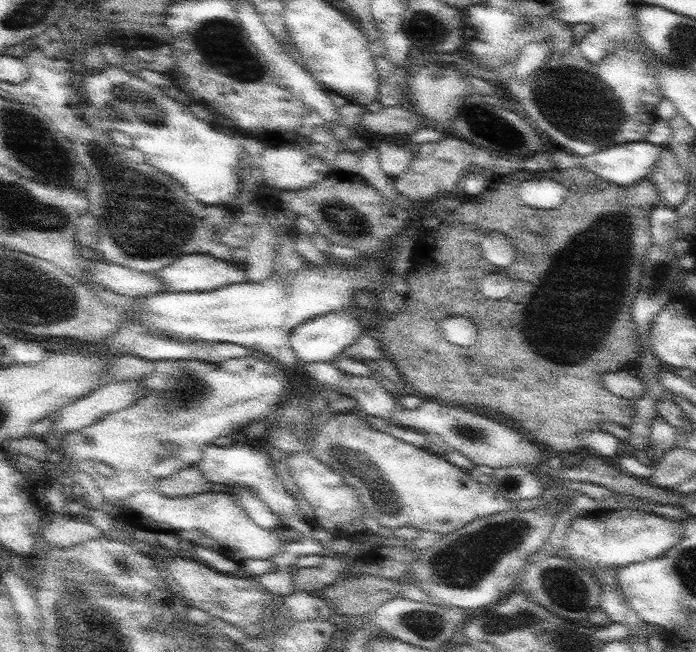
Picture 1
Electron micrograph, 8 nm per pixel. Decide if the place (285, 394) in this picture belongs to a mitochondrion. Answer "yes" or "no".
no

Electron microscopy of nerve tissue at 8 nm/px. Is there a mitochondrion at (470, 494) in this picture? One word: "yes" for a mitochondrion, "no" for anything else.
no

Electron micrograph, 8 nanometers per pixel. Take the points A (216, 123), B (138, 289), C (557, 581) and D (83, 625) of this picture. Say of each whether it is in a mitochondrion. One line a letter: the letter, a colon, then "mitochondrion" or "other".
A: other
B: other
C: mitochondrion
D: mitochondrion

